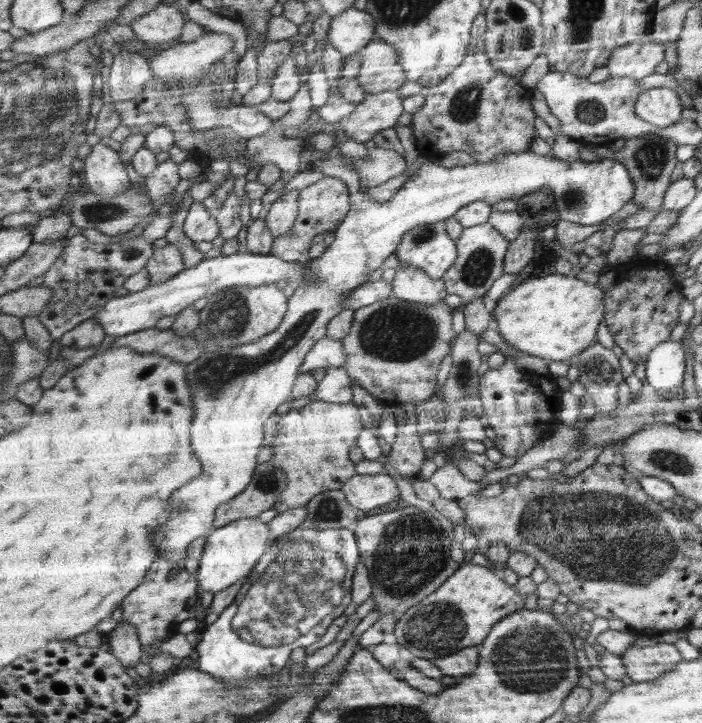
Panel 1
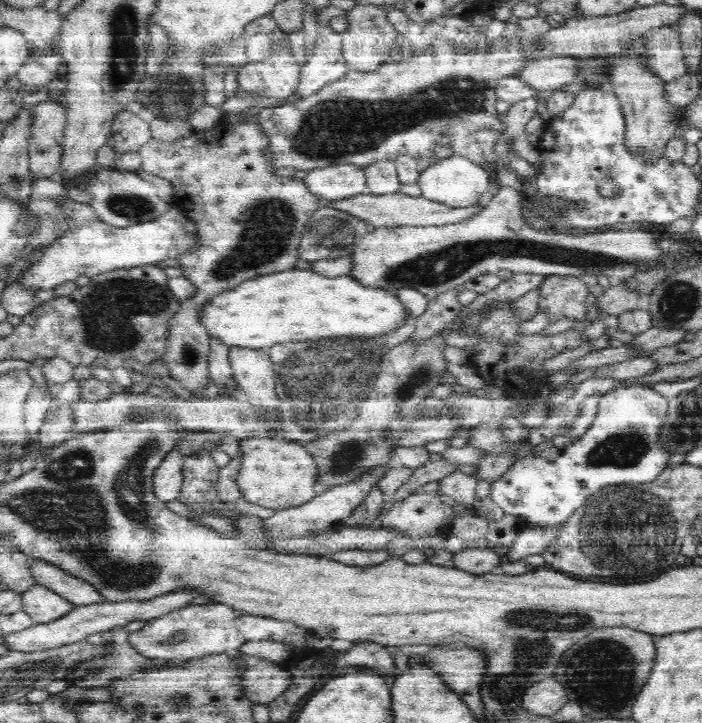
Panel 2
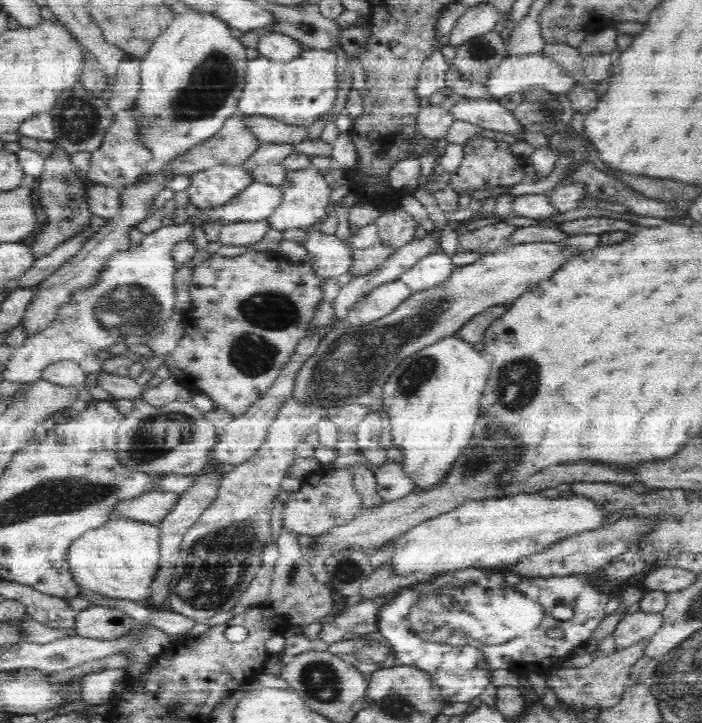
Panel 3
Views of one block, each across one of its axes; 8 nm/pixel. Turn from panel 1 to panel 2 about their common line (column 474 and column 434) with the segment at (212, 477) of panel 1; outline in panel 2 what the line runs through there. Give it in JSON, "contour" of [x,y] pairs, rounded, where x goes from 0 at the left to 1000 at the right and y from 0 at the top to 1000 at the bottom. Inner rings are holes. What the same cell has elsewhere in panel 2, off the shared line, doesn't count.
{"contour":[[[644,216],[627,220],[627,224],[605,234],[595,246],[594,254],[605,275],[647,288],[667,286],[678,282],[684,271],[695,263],[699,252],[697,241],[698,238],[692,238],[689,231],[684,231],[664,219]]]}

